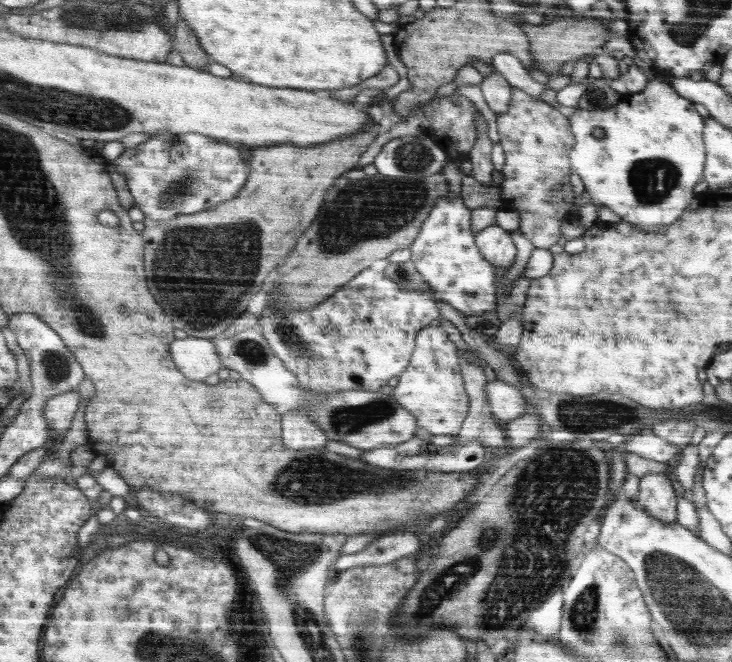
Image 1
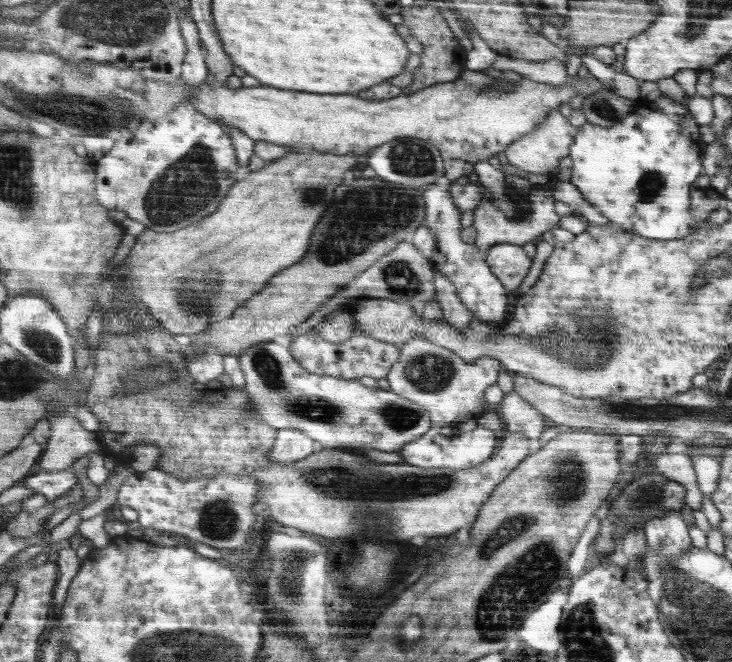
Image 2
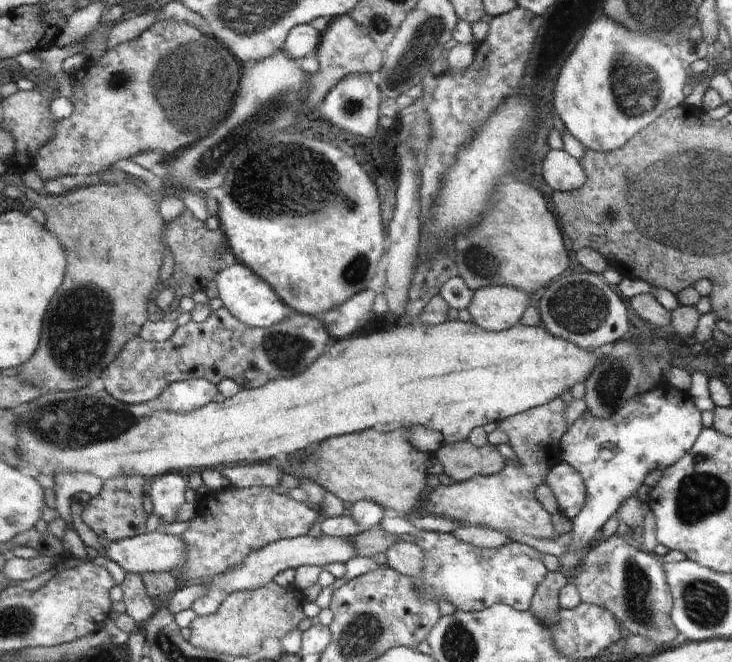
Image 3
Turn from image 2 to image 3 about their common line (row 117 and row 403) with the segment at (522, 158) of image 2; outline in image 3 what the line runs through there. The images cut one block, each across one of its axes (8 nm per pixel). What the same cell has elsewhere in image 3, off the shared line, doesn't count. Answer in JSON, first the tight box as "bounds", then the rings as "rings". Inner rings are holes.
{"bounds":[423,396,568,540],"rings":[[[561,396],[542,406],[512,415],[500,421],[497,424],[497,428],[500,428],[502,432],[506,432],[506,436],[508,436],[507,444],[510,445],[516,456],[506,459],[504,468],[498,474],[492,476],[478,475],[470,478],[470,480],[455,482],[448,486],[440,484],[430,490],[430,494],[423,504],[424,510],[429,515],[433,514],[434,516],[445,516],[461,520],[462,527],[480,526],[480,528],[490,528],[490,530],[512,531],[517,534],[534,536],[534,538],[546,538],[546,540],[556,538],[557,536],[556,532],[554,532],[554,524],[550,520],[550,514],[534,498],[534,488],[538,484],[547,481],[548,472],[558,462],[558,456],[560,456],[560,438],[567,432],[568,428],[565,417],[566,409],[568,408],[567,403]]]}

